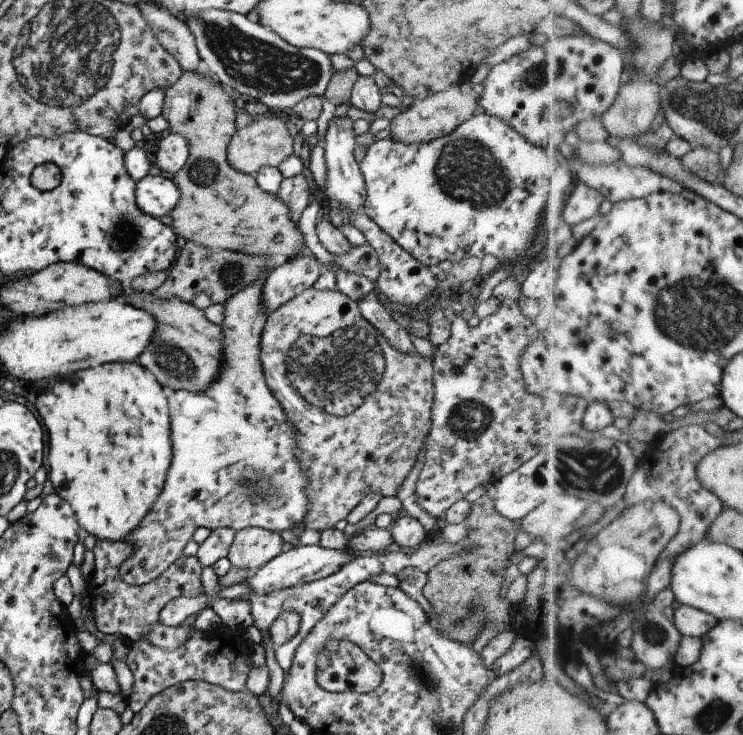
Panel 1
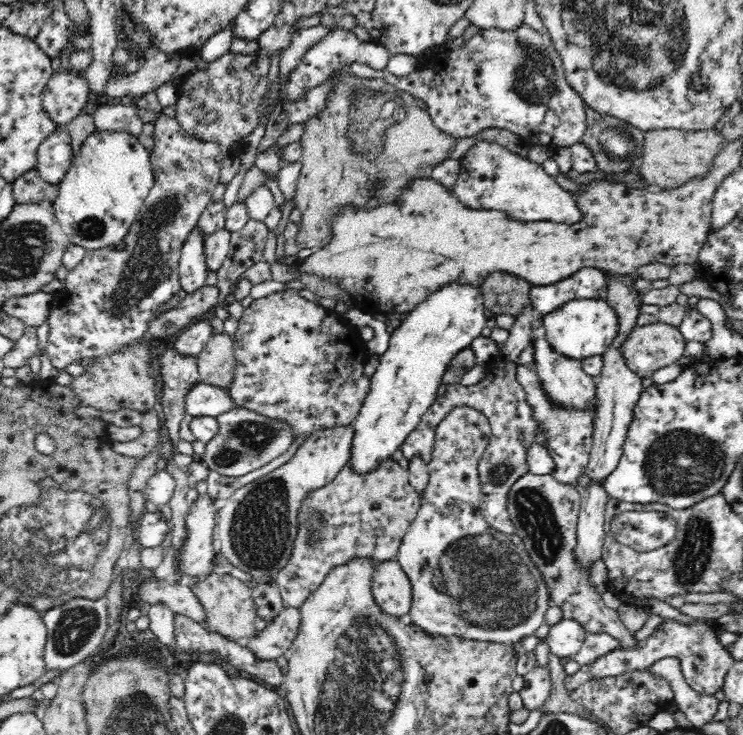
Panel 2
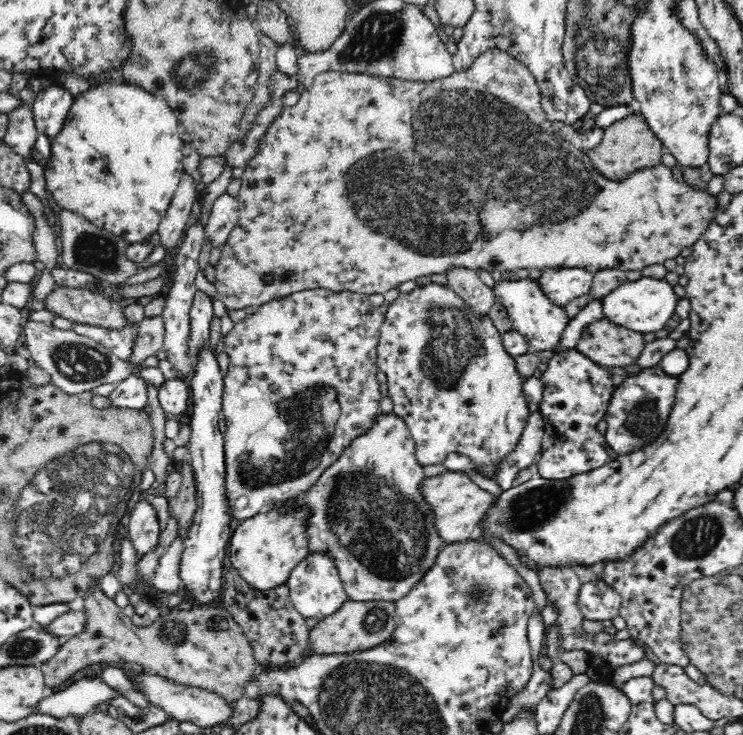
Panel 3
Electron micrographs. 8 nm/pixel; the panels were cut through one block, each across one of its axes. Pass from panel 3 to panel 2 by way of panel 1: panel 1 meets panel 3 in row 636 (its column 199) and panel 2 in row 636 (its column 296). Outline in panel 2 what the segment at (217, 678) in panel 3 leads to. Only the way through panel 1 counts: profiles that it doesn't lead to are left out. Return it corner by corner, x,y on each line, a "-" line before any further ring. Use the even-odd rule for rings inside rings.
212,572
197,583
193,592
204,605
207,614
205,626
210,632
217,632
232,641
257,635
258,630
255,627
257,610
252,598
251,584
228,573
218,574

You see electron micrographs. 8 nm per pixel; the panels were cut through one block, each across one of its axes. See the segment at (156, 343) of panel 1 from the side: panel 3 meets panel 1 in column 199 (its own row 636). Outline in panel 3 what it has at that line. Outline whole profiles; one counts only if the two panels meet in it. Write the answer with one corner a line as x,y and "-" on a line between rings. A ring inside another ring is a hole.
346,601
335,613
324,617
312,630
309,642
318,654
349,653
379,645
393,638
395,629
395,602
390,601

